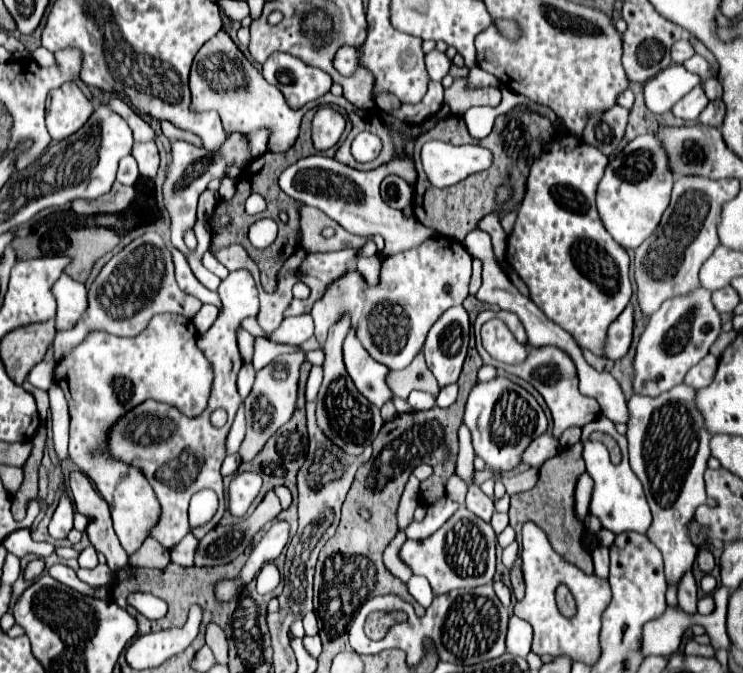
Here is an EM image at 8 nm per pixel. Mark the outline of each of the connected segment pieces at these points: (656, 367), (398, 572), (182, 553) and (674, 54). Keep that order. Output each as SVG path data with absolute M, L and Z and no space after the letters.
M699 287L683 297L665 301L649 319L633 359L633 391L637 395L659 397L671 387L683 383L685 373L697 365L721 333L721 319L711 303L711 291Z
M399 531L396 537L389 543L383 553L383 561L386 568L397 578L403 582L407 582L411 576L412 572L399 559L399 549L401 545L407 540L407 537L403 531Z
M189 533L181 543L177 543L177 547L173 547L173 563L181 565L181 567L191 567L195 547L197 547L197 538Z
M681 39L681 41L677 41L677 43L671 47L671 61L673 61L673 63L683 63L683 61L689 59L693 53L695 53L695 51L691 49L691 45L689 45L685 39Z

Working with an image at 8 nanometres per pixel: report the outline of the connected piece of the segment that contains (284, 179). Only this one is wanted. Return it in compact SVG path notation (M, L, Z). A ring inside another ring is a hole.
M311 155L303 157L291 167L287 167L279 179L279 187L295 201L301 201L303 205L311 205L327 213L333 221L337 221L343 229L347 229L353 235L381 235L385 239L383 255L395 255L399 251L411 249L417 243L423 243L425 239L437 235L433 229L423 227L414 216L411 219L403 217L401 210L390 207L379 197L379 183L385 175L396 174L408 183L415 183L417 173L411 159L399 155L395 161L373 169L373 171L357 171L351 169L331 157L323 155ZM337 187L337 189L335 189Z

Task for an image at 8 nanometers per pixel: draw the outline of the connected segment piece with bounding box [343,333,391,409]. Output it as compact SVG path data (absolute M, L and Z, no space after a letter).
M349 333L343 343L343 363L357 391L375 407L381 409L387 401L391 401L391 389L385 381L389 369L383 367L383 363L371 359L353 333Z

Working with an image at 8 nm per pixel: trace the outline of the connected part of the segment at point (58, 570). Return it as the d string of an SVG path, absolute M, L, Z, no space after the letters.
M59 563L59 565L51 565L51 567L47 569L47 573L49 573L53 579L57 579L59 583L63 583L63 585L79 591L79 593L97 595L97 597L101 597L101 593L103 593L101 589L93 589L93 587L85 585L83 581L79 581L79 577L75 575L75 571L73 571L71 567L67 567L67 565L61 565L61 563Z

